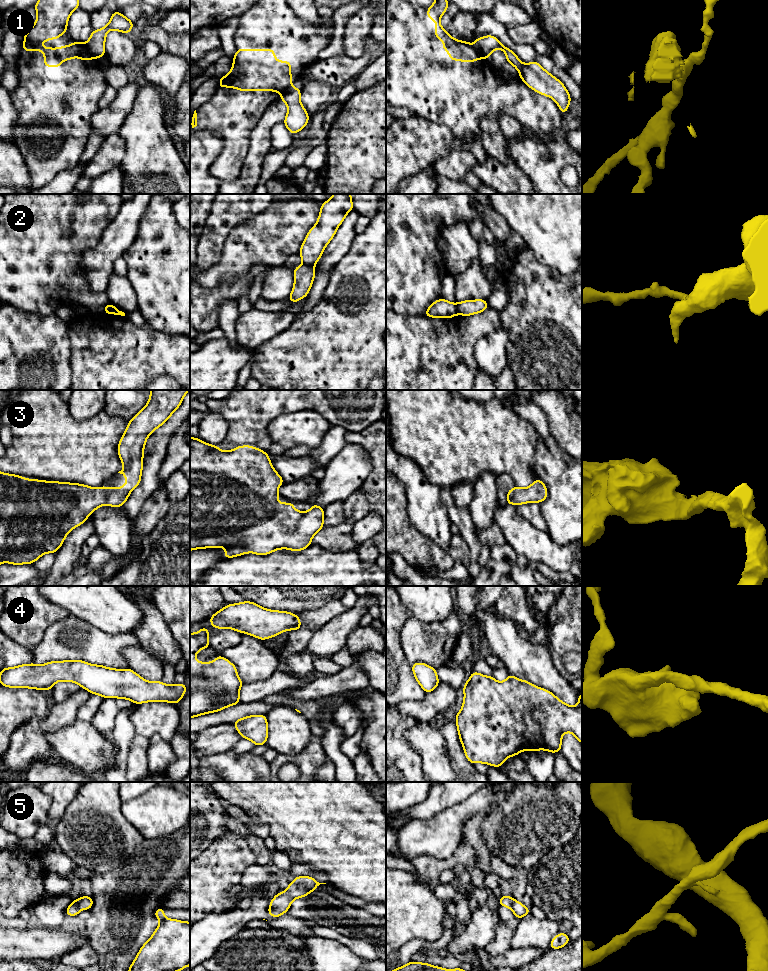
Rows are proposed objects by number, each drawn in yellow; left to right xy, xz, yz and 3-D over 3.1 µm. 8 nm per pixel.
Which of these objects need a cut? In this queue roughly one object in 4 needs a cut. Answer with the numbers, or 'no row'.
1, 2

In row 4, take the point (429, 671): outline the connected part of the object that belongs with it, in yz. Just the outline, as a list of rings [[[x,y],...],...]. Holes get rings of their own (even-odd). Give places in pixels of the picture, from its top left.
[[[421,662],[412,664],[411,668],[416,681],[427,694],[438,687],[439,679],[436,673],[436,668]]]

